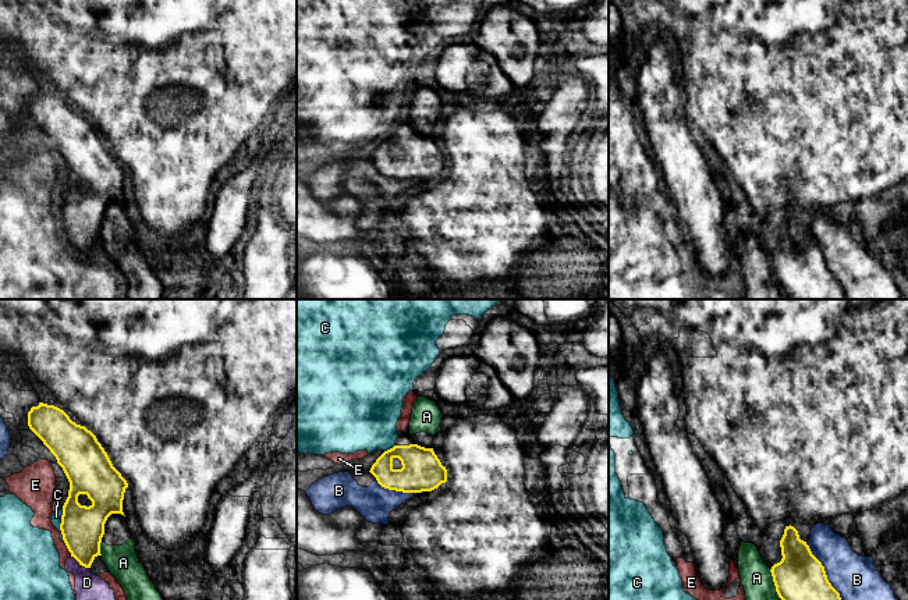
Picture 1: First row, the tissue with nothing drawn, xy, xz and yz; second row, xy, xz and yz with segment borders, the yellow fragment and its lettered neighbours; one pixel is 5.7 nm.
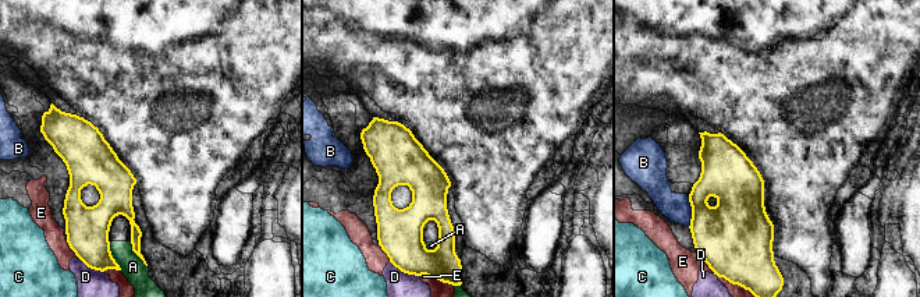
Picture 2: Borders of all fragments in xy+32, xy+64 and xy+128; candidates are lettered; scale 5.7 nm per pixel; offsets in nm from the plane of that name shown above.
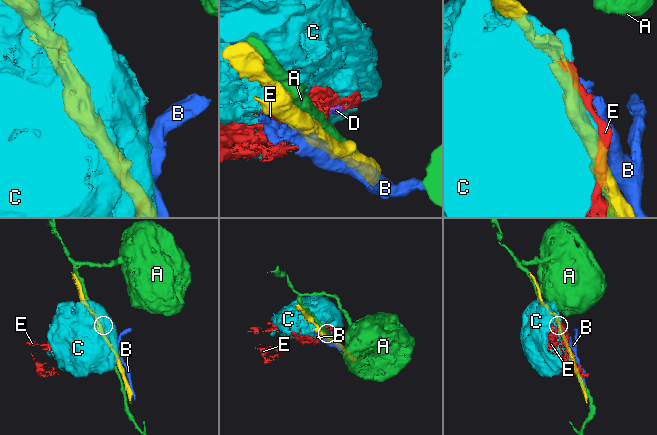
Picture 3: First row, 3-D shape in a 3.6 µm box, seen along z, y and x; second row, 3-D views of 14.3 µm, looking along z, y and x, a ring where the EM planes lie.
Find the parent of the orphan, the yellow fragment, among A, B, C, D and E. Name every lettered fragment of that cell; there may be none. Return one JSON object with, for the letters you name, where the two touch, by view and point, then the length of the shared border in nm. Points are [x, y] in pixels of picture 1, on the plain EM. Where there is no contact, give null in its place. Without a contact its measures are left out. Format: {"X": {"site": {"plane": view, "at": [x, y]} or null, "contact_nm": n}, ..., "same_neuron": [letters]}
{"same_neuron": []}

